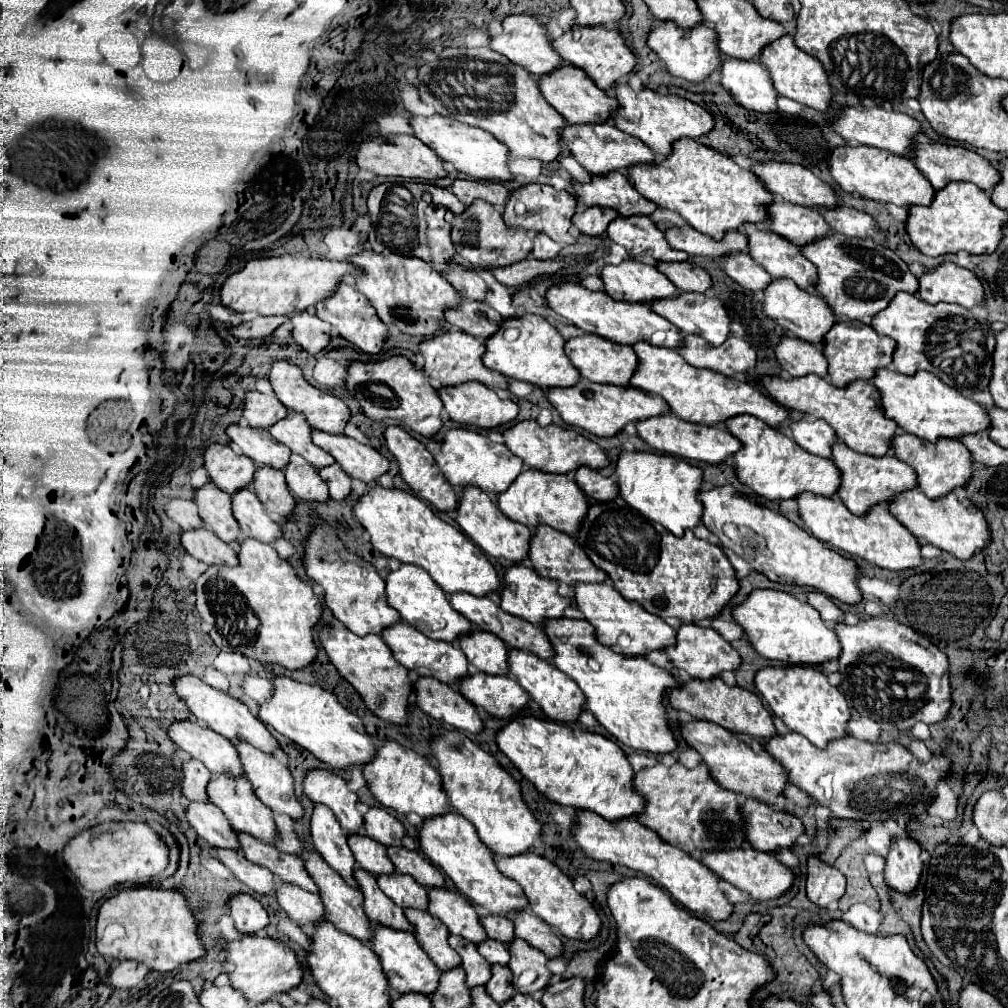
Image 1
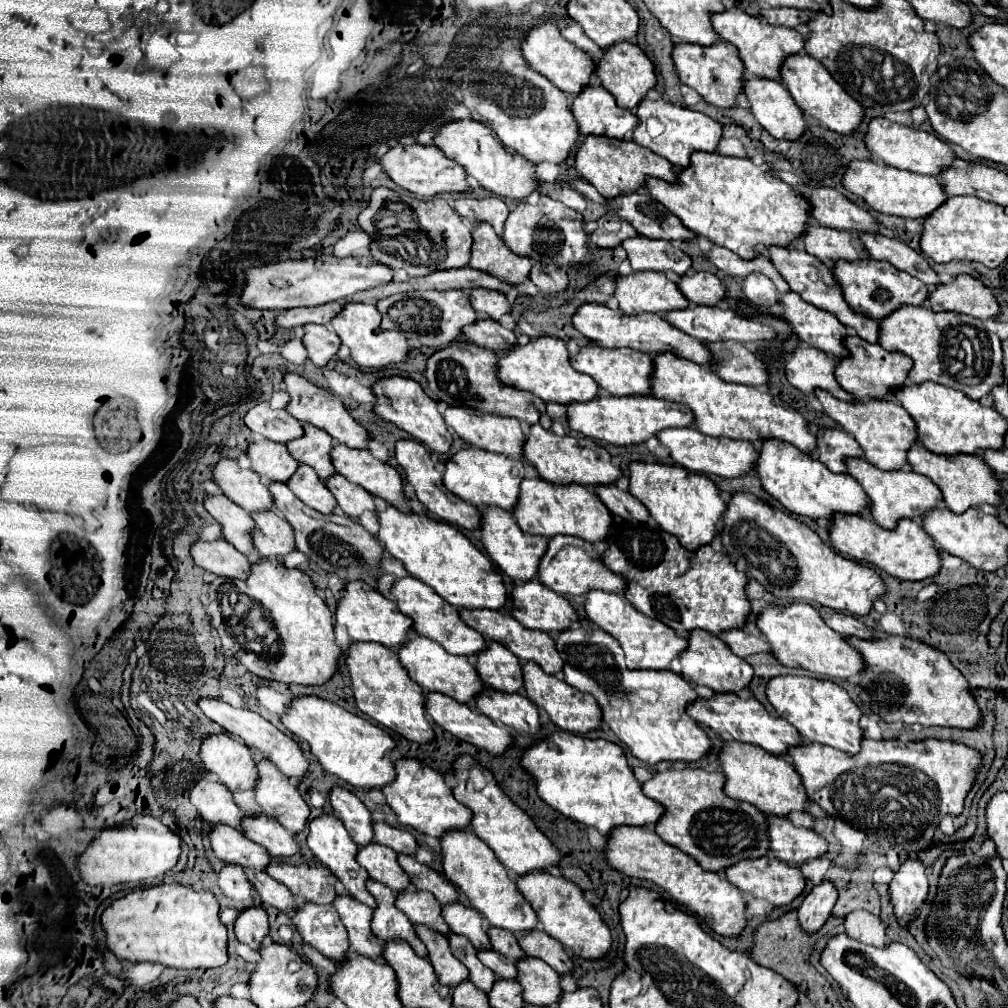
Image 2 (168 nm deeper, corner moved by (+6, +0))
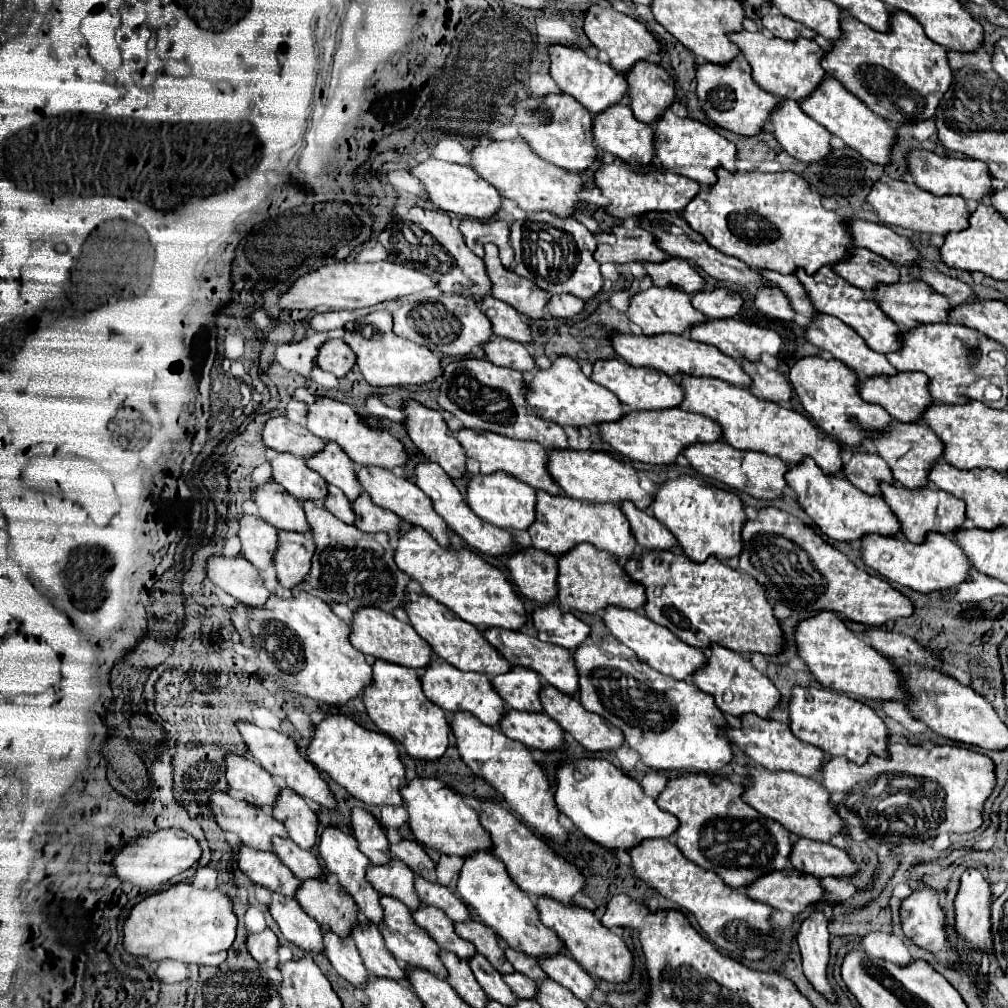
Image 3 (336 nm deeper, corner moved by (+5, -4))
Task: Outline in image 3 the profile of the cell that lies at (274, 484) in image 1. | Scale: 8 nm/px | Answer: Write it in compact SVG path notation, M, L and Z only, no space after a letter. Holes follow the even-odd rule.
M303 501L303 509L305 509L305 517L309 521L309 535L315 541L309 581L315 579L319 583L319 589L329 599L347 603L353 611L369 605L369 607L379 607L379 609L391 613L393 607L403 605L403 591L405 591L405 585L409 583L409 577L395 565L393 549L389 547L387 533L365 533L365 531L359 531L355 525L345 525L343 521L333 517L325 507L319 507L315 501Z

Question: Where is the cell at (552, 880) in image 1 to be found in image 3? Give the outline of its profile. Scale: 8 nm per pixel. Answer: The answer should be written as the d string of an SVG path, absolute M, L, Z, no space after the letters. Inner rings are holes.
M541 897L535 907L539 911L543 925L547 925L549 929L553 929L557 933L557 937L565 943L565 951L587 973L591 973L599 979L605 979L605 981L613 981L613 983L623 983L631 977L631 969L633 969L631 951L627 949L627 945L623 943L623 939L617 933L607 929L593 915L593 911L589 911L581 905L561 905L561 901L553 901L551 897L545 897L545 899Z

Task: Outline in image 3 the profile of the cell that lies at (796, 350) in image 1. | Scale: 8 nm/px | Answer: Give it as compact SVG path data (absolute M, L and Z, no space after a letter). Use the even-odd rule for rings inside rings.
M803 357L791 367L791 385L795 393L799 395L805 411L815 419L815 423L833 439L845 443L845 445L859 445L861 439L865 439L865 431L879 431L885 429L893 419L891 415L881 407L867 403L857 393L857 375L845 367L837 359L827 357ZM849 417L857 417L859 425L853 425Z

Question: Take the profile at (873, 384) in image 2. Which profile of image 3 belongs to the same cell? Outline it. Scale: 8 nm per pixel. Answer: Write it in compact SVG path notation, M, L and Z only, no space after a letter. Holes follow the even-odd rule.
M897 373L895 377L871 377L859 381L859 395L867 403L883 405L897 421L919 421L921 413L933 403L927 391L925 373Z

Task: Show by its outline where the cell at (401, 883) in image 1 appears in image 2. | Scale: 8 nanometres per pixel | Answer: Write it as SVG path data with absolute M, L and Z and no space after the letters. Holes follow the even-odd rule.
M410 889L400 893L396 899L396 907L408 915L412 925L424 925L446 937L452 933L440 915L442 905L428 891Z

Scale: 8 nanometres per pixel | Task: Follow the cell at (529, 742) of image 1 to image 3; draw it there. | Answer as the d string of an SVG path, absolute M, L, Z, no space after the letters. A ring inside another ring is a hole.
M583 757L561 761L555 773L555 803L573 825L591 841L607 849L625 849L639 845L643 839L671 837L677 829L677 817L661 811L653 797L647 797L641 785L617 769L607 759Z

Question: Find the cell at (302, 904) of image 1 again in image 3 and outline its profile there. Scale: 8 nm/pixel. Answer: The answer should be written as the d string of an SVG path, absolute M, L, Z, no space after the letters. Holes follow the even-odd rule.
M323 929L325 957L331 961L333 969L353 985L365 985L369 979L367 969L361 963L357 947L351 937L333 935L331 929Z

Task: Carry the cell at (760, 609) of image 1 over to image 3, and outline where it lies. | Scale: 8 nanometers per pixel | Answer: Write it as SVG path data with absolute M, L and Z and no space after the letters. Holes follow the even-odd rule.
M819 611L813 617L801 619L795 629L795 645L799 657L805 661L815 681L819 681L823 687L859 695L863 699L905 699L893 661L877 653L863 639L855 637L853 631L845 627L841 617L831 611Z

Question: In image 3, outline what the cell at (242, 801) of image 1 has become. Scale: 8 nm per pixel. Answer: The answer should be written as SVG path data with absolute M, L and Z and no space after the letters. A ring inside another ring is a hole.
M275 837L273 851L301 881L309 877L323 877L323 869L319 867L319 861L315 859L315 855L311 851L301 849L289 837Z

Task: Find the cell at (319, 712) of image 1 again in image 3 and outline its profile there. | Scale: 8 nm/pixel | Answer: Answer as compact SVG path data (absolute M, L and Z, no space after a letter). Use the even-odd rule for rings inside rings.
M325 715L313 725L307 757L315 767L329 773L335 783L365 805L403 805L401 789L407 783L405 767L399 761L397 745L389 735L369 731L347 715Z

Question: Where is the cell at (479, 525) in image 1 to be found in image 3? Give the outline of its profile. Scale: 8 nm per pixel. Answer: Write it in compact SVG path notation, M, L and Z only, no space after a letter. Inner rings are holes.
M525 547L521 553L509 553L507 569L521 595L539 603L555 601L557 597L557 557Z

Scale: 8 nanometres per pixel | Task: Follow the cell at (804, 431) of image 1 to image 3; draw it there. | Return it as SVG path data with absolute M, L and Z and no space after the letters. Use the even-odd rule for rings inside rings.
M855 451L849 459L849 463L843 463L841 475L869 495L881 493L879 491L881 481L893 483L893 475L889 471L889 465L879 455L865 453L865 451Z

